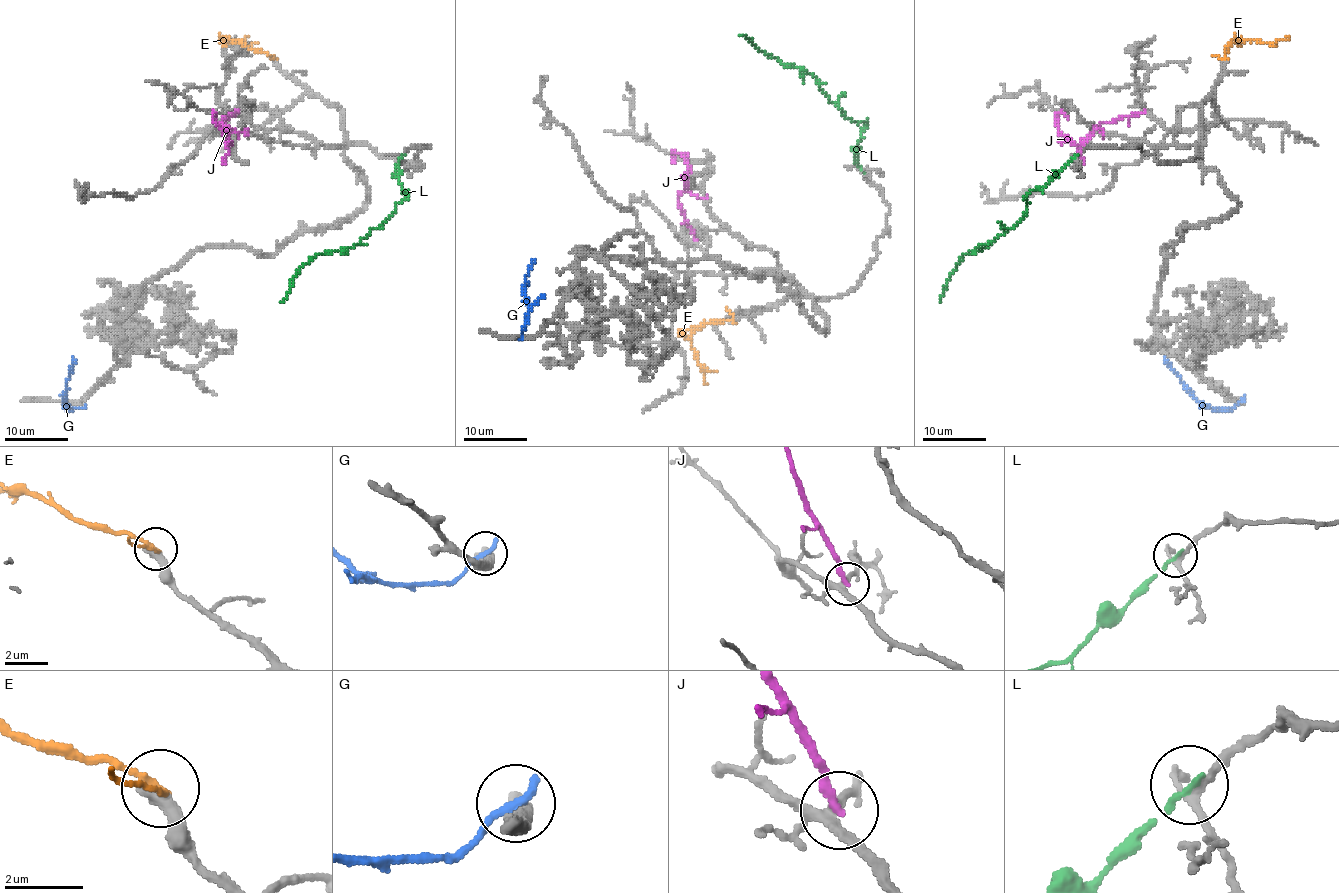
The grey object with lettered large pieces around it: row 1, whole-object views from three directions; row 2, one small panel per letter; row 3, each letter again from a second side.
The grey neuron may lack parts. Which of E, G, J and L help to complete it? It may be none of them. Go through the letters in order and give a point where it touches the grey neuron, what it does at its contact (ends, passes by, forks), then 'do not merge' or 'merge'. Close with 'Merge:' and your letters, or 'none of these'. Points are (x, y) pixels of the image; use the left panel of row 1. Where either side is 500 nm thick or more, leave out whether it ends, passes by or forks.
E: (274, 57) | it passes by | do not merge
G: (62, 400) | it ends | do not merge
J: (237, 112) | it ends | do not merge
L: (401, 157) | it ends | do not merge
Merge: none of these

